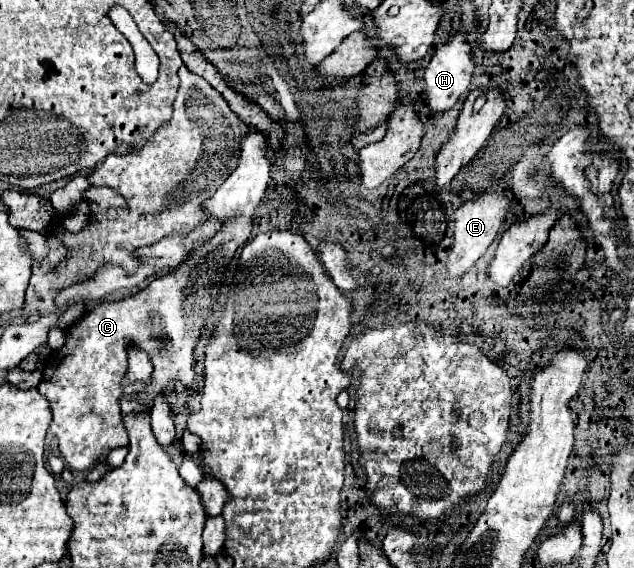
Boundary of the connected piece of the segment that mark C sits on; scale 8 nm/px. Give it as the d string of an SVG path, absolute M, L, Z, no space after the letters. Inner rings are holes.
M250 129L248 135L242 141L242 151L238 159L238 167L230 173L230 177L218 187L218 191L204 201L202 211L206 217L220 219L222 227L216 231L214 237L210 237L206 243L192 249L186 259L170 271L168 275L154 277L148 287L138 291L136 295L130 295L120 301L104 301L98 303L92 311L88 311L78 323L74 323L66 333L66 343L62 349L52 351L48 357L48 365L44 367L44 377L40 385L36 387L52 409L52 423L50 431L58 437L58 447L70 469L92 469L98 465L102 457L106 457L114 449L126 449L128 447L128 433L124 429L124 413L120 409L120 397L130 397L132 401L140 401L140 405L152 407L158 395L170 393L174 385L182 385L184 389L190 389L194 383L194 349L196 343L202 337L202 327L206 319L214 313L214 309L220 305L222 299L222 283L220 277L228 273L228 265L236 253L238 247L242 247L252 233L254 223L254 211L260 203L260 199L266 193L266 187L270 183L270 163L266 159L266 137L260 131ZM128 347L138 347L140 351L146 351L152 361L152 379L150 383L124 383L124 375L128 371Z

